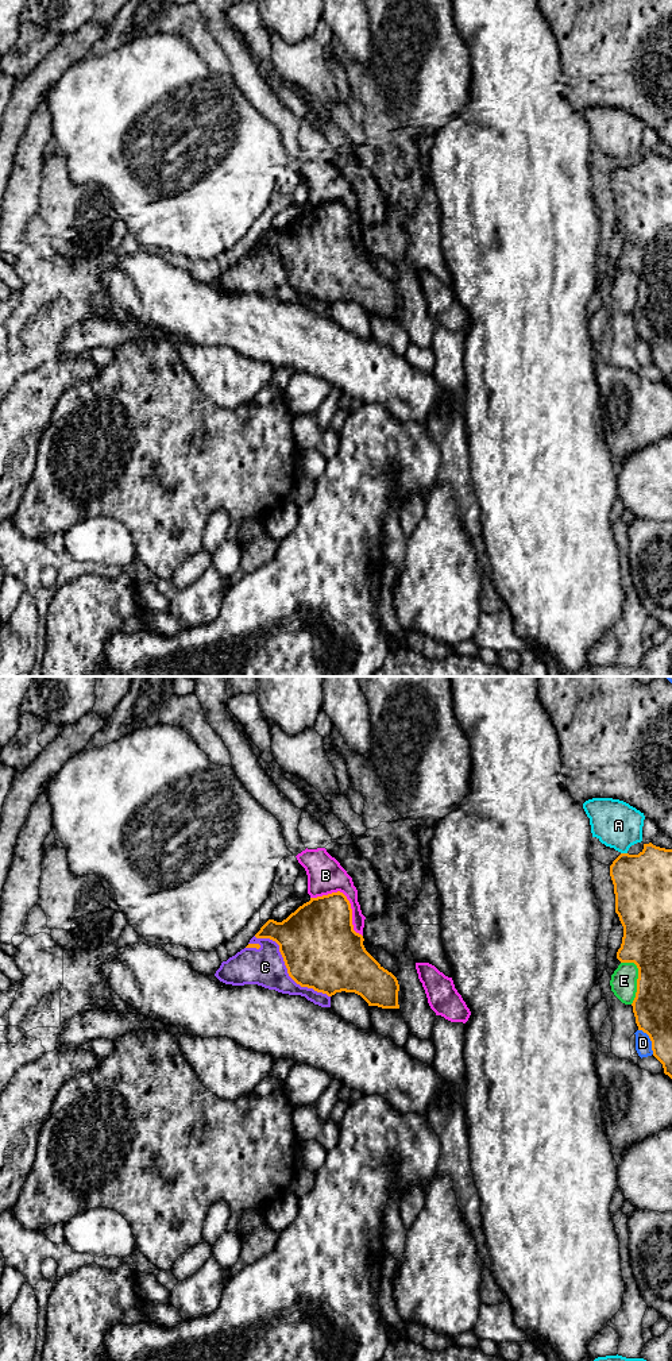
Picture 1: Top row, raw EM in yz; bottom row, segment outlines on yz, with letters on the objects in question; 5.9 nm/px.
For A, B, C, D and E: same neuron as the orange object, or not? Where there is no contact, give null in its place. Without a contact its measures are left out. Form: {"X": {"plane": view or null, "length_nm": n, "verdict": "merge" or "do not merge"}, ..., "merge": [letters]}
{"A": {"plane": "yz", "length_nm": 40, "verdict": "do not merge"}, "B": {"plane": "yz", "length_nm": 400, "verdict": "do not merge"}, "C": {"plane": "yz", "length_nm": 600, "verdict": "do not merge"}, "D": {"plane": "yz", "length_nm": 180, "verdict": "do not merge"}, "E": {"plane": "yz", "length_nm": 260, "verdict": "do not merge"}, "merge": []}

